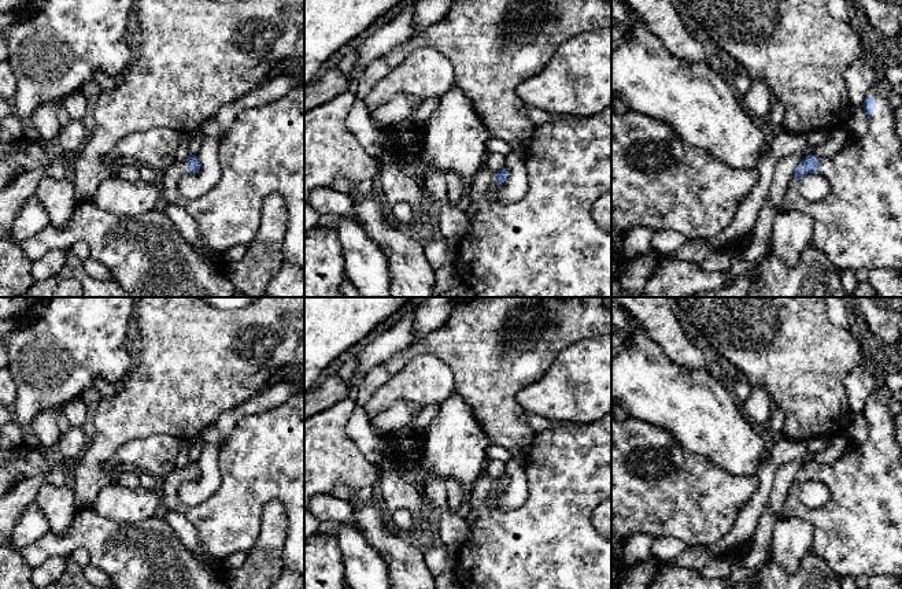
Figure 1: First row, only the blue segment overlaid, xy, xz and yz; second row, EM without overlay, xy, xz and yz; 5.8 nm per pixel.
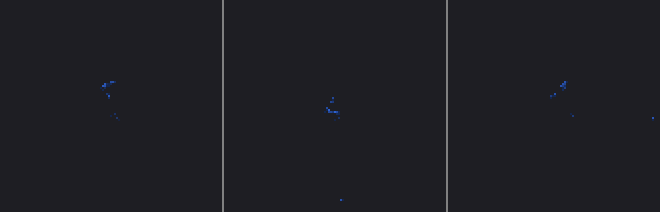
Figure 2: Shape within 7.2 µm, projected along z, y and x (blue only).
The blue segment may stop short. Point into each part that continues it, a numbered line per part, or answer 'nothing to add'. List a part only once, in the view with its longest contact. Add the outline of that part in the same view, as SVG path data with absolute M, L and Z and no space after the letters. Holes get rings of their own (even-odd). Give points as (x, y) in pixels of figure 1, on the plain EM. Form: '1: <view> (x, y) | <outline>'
1: yz (858, 532) | M876 390L866 403L876 405L868 440L861 445L850 442L843 455L832 464L818 464L818 481L829 488L827 504L820 508L806 507L801 501L801 486L792 484L781 515L783 519L803 519L812 525L810 552L824 559L839 578L892 575L902 581L902 451L894 437L894 416L888 408L887 394Z

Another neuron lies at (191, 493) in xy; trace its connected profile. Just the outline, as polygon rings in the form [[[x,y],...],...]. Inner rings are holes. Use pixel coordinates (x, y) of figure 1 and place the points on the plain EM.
[[[204,444],[197,459],[200,475],[196,481],[185,481],[178,489],[184,505],[197,505],[206,501],[222,484],[219,471],[219,447]]]

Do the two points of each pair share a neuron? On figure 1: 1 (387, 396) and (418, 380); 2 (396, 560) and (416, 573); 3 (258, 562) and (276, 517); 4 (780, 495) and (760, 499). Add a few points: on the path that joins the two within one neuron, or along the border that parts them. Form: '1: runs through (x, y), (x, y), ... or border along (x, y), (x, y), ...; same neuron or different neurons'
1: runs through (395, 389), (410, 384); same neuron
2: runs through (400, 562), (411, 573); same neuron
3: runs through (267, 551), (274, 528); same neuron
4: border along (780, 466), (775, 474), (771, 496), (756, 525); different neurons

